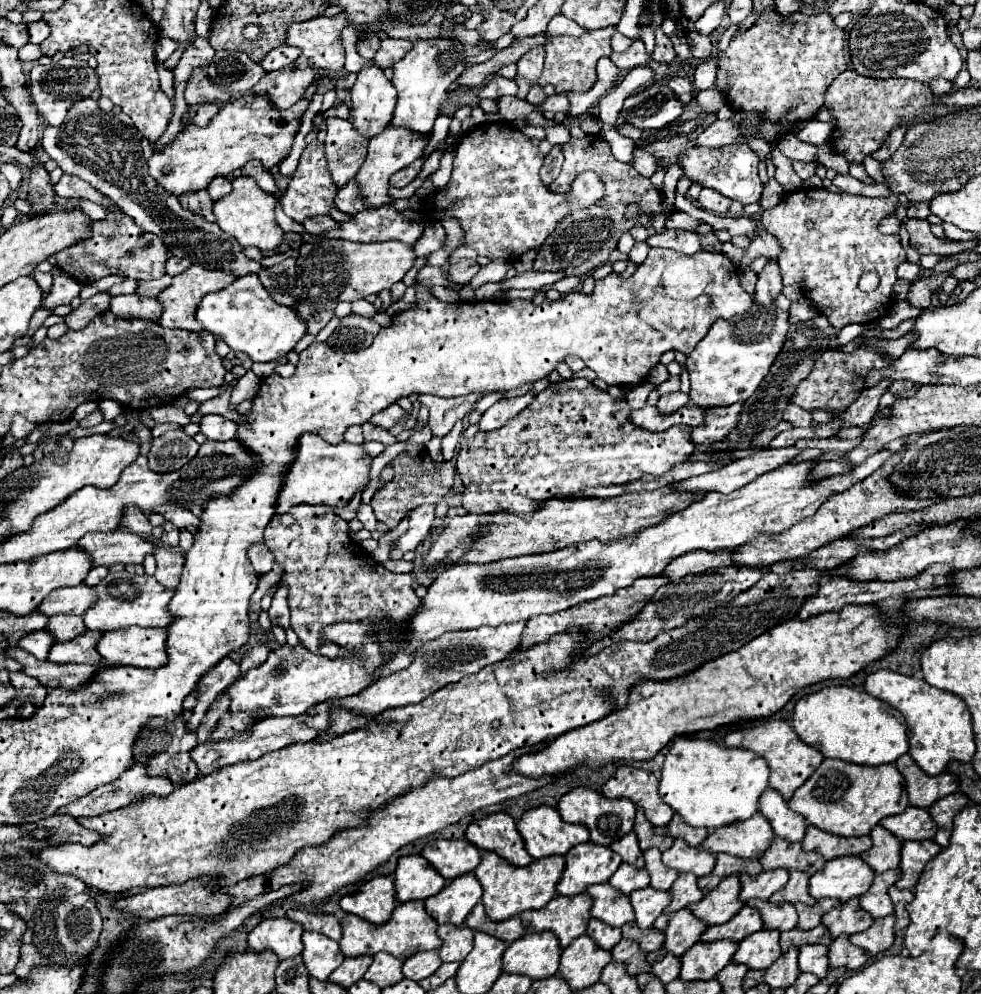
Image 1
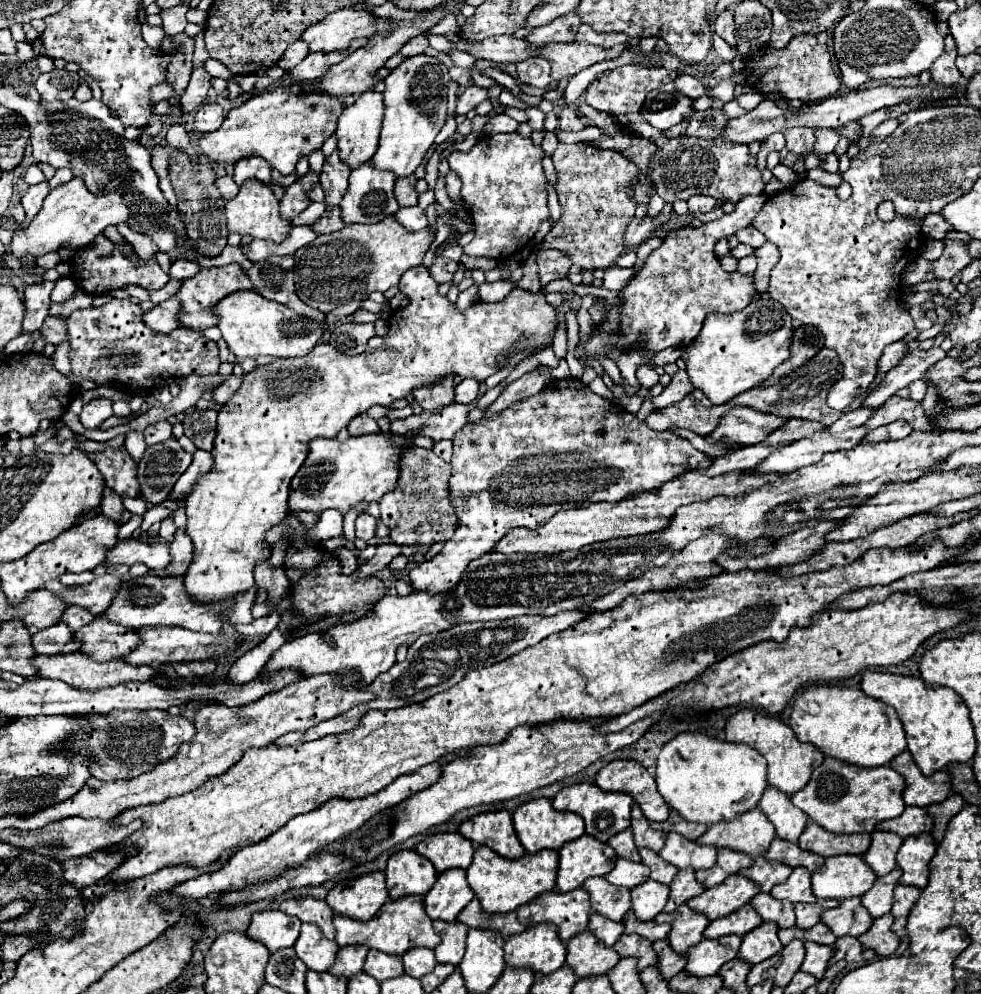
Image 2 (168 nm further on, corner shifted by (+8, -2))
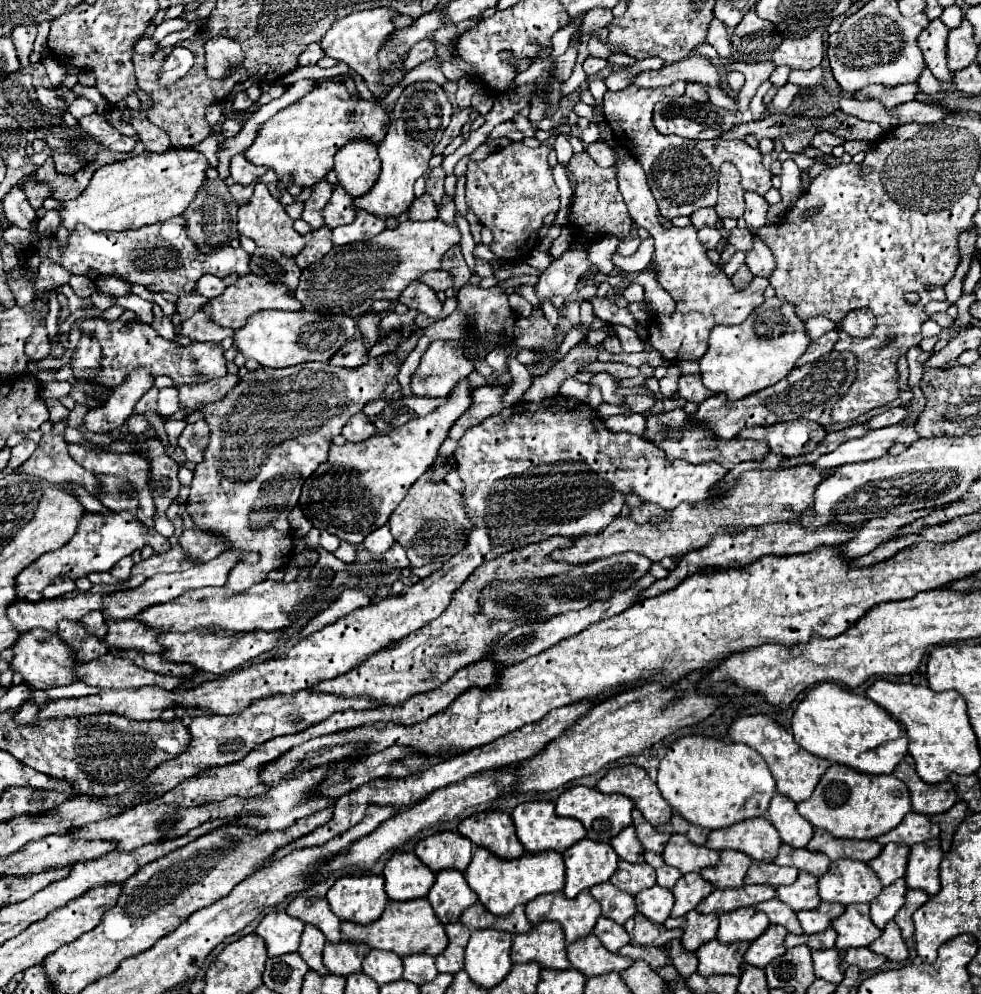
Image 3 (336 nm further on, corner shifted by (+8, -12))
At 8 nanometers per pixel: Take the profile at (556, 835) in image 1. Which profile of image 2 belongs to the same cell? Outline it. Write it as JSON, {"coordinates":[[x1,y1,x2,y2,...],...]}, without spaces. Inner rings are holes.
{"coordinates":[[536,798,536,800,530,800,522,806,518,806,512,814,512,820,514,820,514,828,516,828,516,834,522,842,522,846,526,848,526,852,534,854,538,850,544,850,544,848,550,848,550,850,560,850,564,842,568,840,574,840,578,836,584,834,584,824,582,824,582,818,578,814,566,814,566,812,558,812,552,808,552,802,548,798]]}

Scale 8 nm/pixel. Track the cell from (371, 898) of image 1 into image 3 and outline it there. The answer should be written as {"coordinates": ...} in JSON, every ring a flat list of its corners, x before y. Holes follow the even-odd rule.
{"coordinates":[[362,874,342,876,334,882,326,896,330,910,340,918,356,924,370,924,378,920,386,908,388,896,384,892,384,878]]}

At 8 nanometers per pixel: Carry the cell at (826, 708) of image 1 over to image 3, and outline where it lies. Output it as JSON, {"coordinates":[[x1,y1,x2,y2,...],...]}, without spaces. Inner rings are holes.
{"coordinates":[[822,682,804,696,792,716,792,736,806,752,864,774,892,774,908,752,906,734,884,708,834,682]]}

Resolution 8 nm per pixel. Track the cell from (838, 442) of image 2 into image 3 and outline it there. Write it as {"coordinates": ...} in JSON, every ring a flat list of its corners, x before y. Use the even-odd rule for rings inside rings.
{"coordinates":[[894,424,894,426,888,426,888,428,870,430,866,436,848,440,848,442,840,444,834,452,822,454,822,456,814,462,814,470,826,472,826,470,836,468,836,466,846,464,846,462,862,462,862,460,880,458,882,454,888,452,888,448,890,448,894,442,912,444,912,442,916,442,916,440,918,440,918,434,916,434,916,430,914,430,914,424,910,424,910,426]]}

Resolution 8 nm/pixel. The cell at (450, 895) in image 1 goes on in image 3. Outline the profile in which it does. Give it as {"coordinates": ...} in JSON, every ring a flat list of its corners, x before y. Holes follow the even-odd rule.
{"coordinates":[[442,870,428,892,428,902,442,924,452,924,458,922,462,912,478,902,478,898,466,884,464,874,458,874,456,870]]}

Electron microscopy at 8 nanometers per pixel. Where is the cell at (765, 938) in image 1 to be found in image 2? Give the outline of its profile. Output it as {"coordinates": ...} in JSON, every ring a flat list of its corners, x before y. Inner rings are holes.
{"coordinates":[[762,922,762,926,748,932,740,946,740,958,748,960,750,964,758,964,780,952,782,944,776,932,778,932,778,924,774,922]]}

